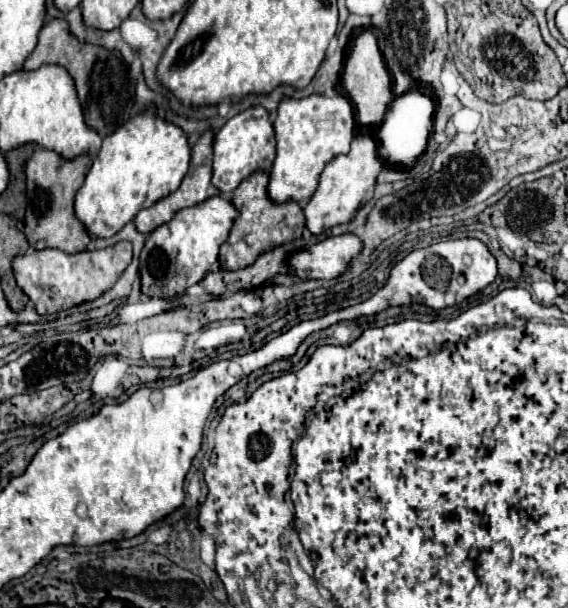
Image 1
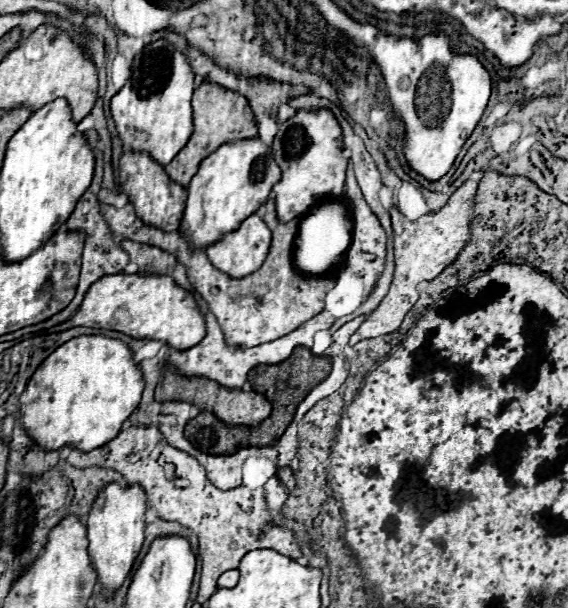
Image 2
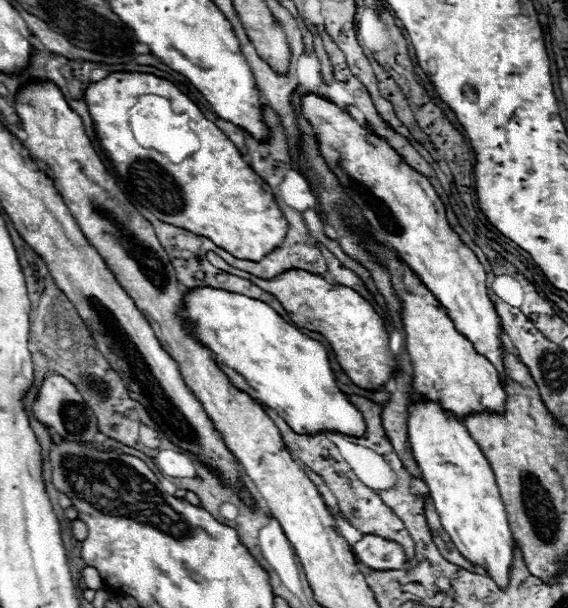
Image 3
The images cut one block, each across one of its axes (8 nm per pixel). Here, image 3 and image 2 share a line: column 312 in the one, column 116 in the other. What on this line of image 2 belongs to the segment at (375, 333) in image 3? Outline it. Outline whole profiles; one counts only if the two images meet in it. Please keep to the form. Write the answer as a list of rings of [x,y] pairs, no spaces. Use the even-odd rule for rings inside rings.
[[[148,274],[102,276],[96,284],[92,284],[92,288],[88,288],[78,312],[70,320],[54,326],[54,332],[64,332],[76,326],[118,330],[138,340],[162,340],[176,350],[192,348],[192,344],[198,344],[206,334],[204,318],[196,308],[194,296],[168,276]]]

